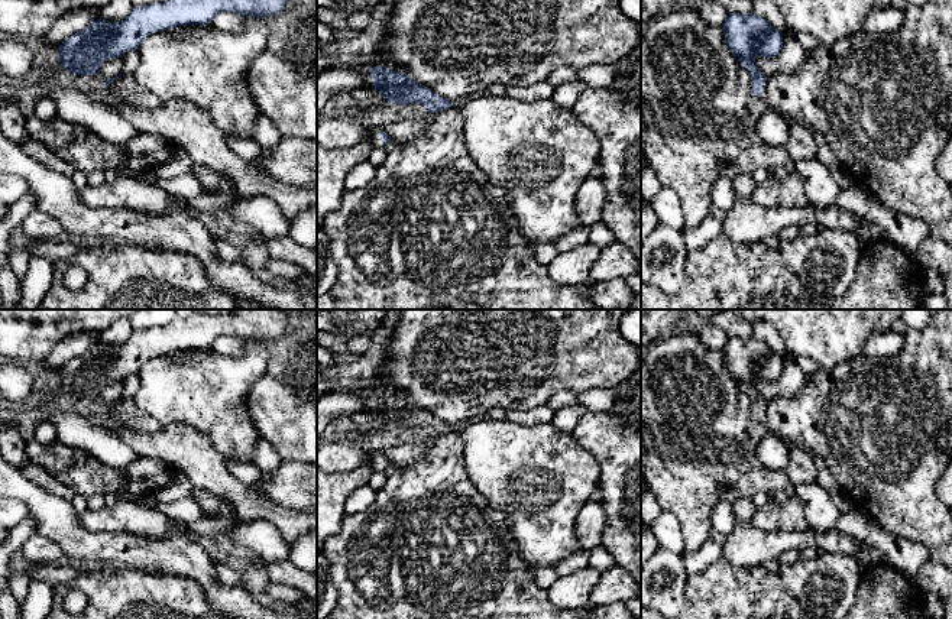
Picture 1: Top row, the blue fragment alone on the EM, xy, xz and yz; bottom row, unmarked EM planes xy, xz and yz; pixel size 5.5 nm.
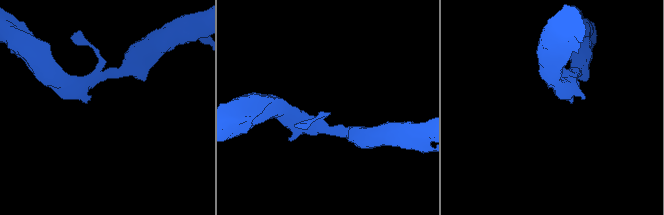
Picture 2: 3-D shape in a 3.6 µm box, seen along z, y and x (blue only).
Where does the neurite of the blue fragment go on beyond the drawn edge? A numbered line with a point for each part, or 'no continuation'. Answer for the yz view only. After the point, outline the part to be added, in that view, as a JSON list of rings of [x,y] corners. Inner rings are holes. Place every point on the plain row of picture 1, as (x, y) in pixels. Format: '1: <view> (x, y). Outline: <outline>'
no continuation

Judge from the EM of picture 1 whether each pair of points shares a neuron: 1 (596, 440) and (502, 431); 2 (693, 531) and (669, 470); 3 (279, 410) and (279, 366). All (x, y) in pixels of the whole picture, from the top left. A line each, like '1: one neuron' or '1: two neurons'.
1: two neurons
2: one neuron
3: two neurons

